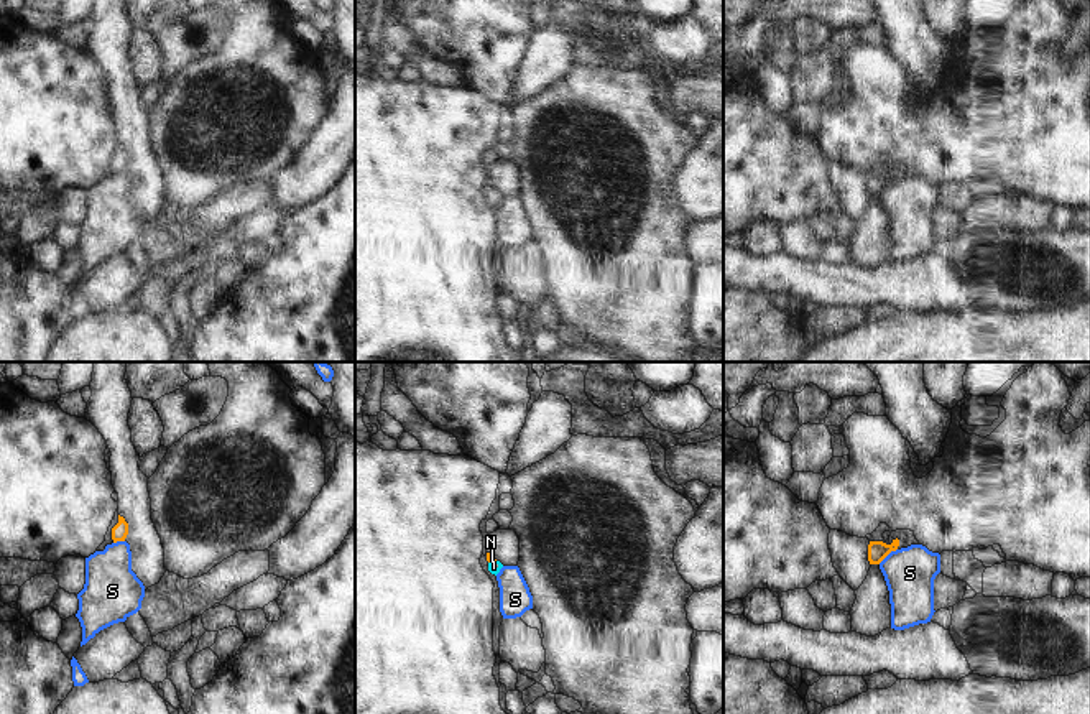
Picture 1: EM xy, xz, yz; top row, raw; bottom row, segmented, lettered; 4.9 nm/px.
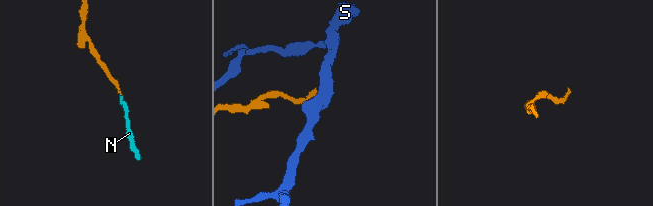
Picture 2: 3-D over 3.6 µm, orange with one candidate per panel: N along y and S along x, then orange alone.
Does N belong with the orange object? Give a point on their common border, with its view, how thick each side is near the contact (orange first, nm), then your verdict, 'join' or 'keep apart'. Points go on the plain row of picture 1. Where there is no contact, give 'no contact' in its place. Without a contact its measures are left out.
meets orange in xz at (492, 193); 40 nm thick on the orange side, 60 nm on the other; join

